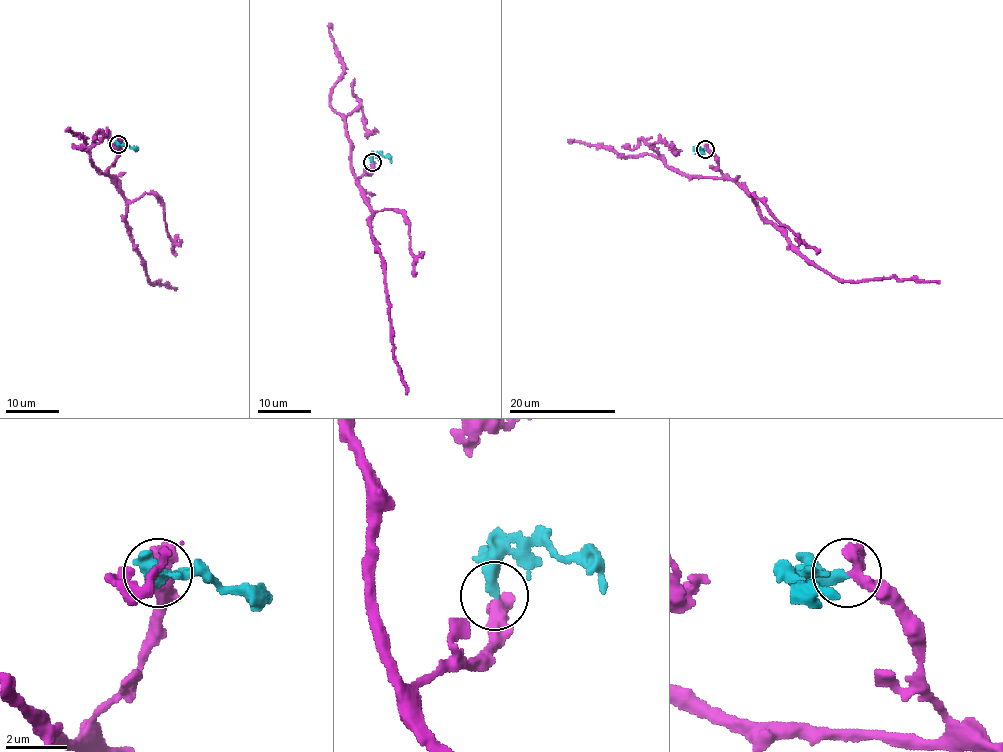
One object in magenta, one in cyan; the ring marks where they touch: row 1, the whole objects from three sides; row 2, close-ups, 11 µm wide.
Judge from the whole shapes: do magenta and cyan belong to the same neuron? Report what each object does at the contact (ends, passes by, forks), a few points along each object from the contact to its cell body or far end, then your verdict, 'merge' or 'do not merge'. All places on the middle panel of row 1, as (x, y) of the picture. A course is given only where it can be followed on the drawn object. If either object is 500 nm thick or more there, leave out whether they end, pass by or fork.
magenta runs (371, 163), (371, 170), (358, 180), (360, 194), (373, 213), (370, 236), (382, 260), (394, 361), (407, 394); cyan runs (371, 163), (371, 157), (381, 153), (391, 162); merge

